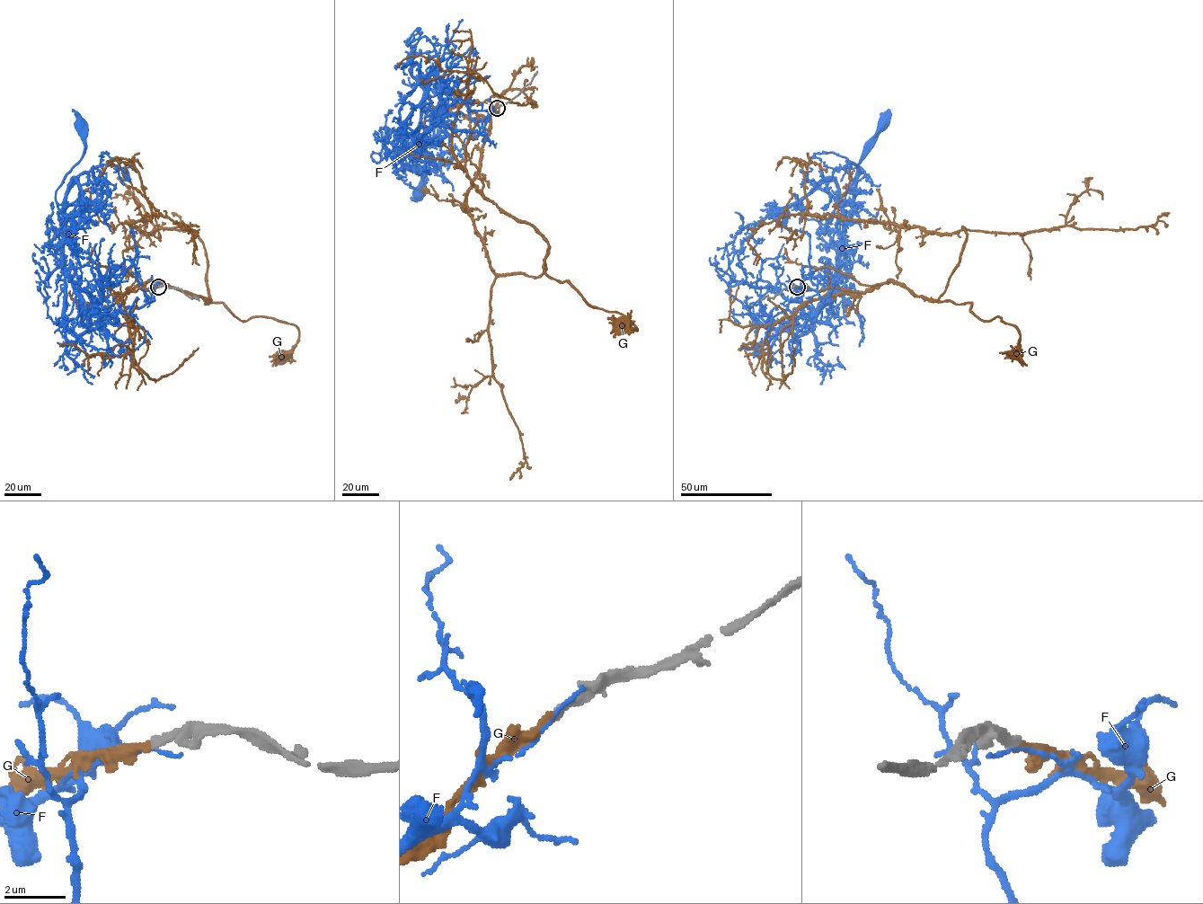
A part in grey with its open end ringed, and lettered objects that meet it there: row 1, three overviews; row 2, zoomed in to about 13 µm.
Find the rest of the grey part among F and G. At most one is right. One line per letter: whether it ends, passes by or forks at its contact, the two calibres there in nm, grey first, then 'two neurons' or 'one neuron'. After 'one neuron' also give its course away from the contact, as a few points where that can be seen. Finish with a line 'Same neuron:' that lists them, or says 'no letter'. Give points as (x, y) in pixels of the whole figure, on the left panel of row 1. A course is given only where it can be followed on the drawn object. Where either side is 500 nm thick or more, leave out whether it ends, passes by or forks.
F: it ends | 280/130 nm | two neurons
G: it ends | 280/240 nm | one neuron | via (158, 286), (127, 291), (162, 282), (206, 305), (222, 302), (241, 321), (294, 324), (298, 341), (280, 356)
Same neuron: G

